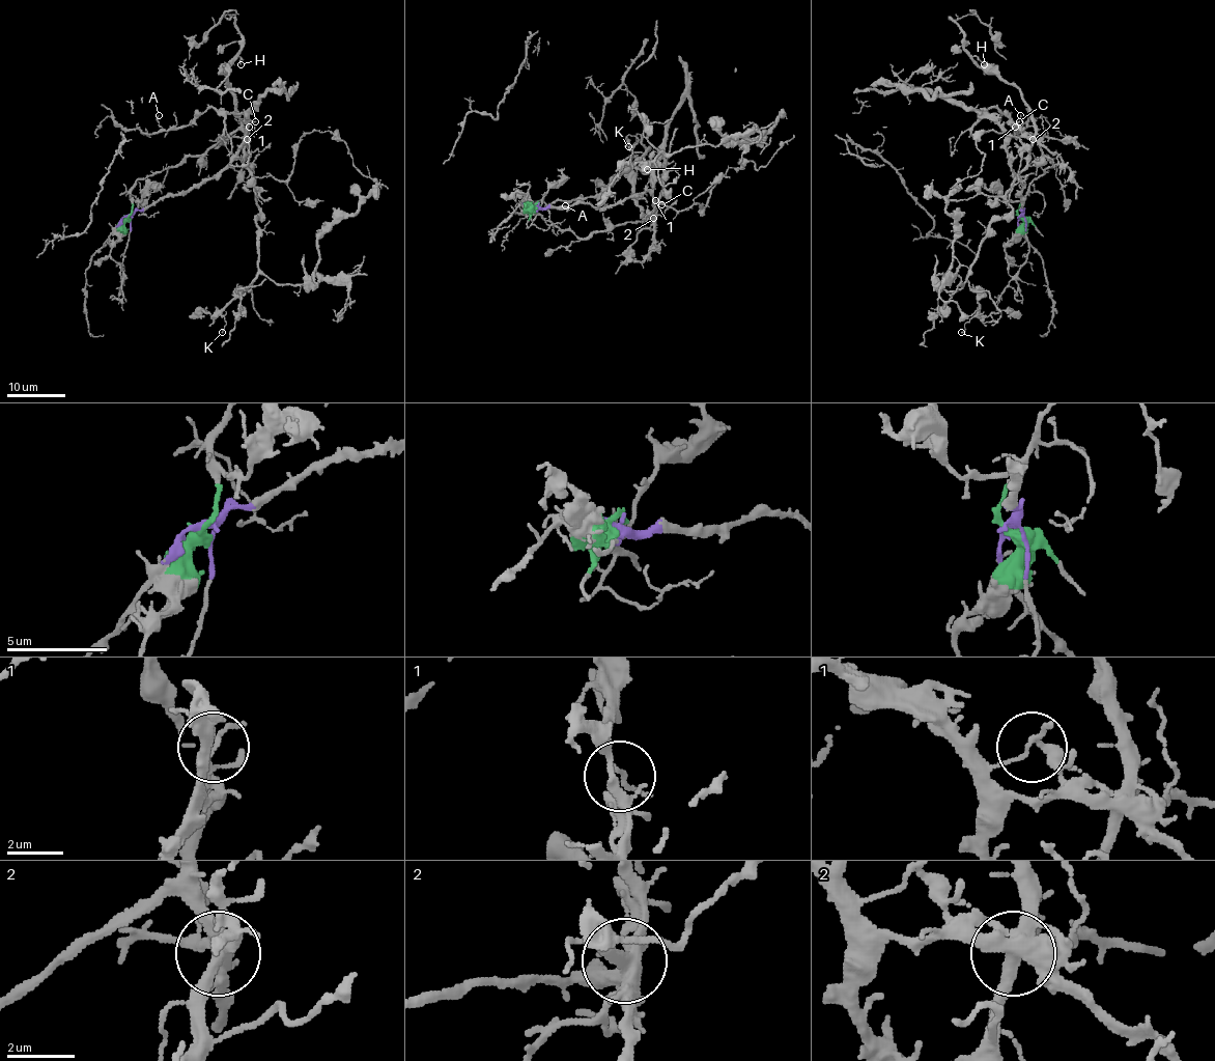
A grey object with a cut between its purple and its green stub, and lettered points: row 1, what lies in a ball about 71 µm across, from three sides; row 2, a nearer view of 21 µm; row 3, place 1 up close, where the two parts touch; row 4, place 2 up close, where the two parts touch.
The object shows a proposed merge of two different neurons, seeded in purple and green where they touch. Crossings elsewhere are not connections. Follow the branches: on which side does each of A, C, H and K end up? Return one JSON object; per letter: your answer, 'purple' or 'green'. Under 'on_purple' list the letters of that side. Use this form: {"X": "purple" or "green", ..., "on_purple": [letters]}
{"A": "purple", "C": "purple", "H": "green", "K": "green", "on_purple": ["A", "C"]}

